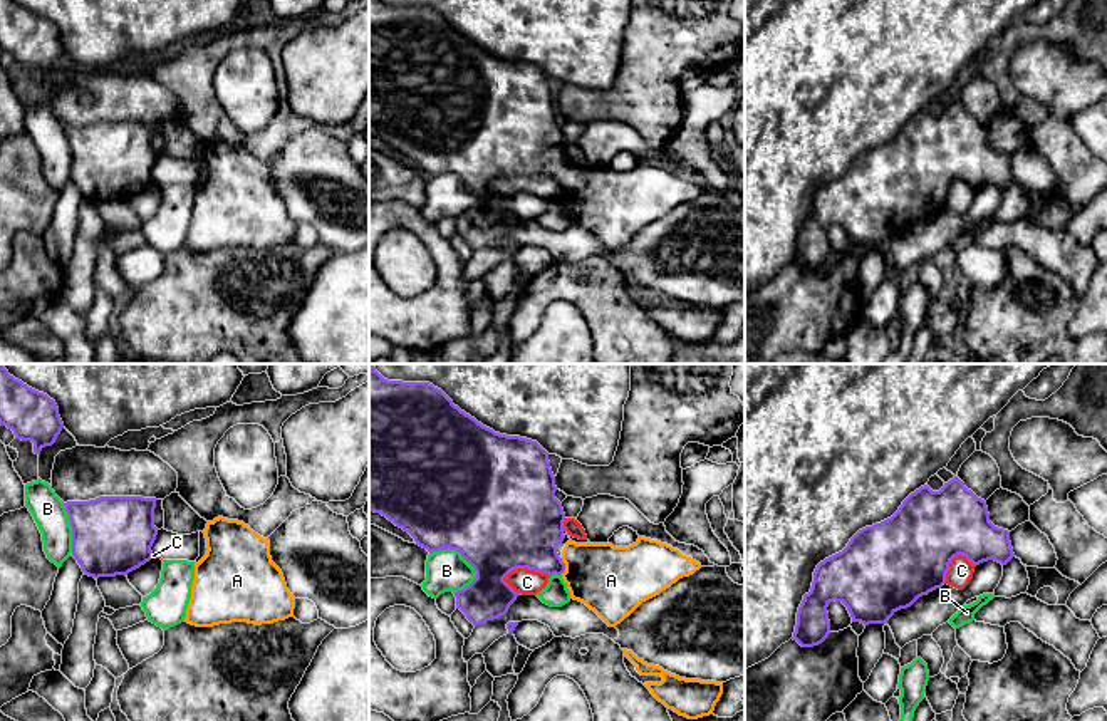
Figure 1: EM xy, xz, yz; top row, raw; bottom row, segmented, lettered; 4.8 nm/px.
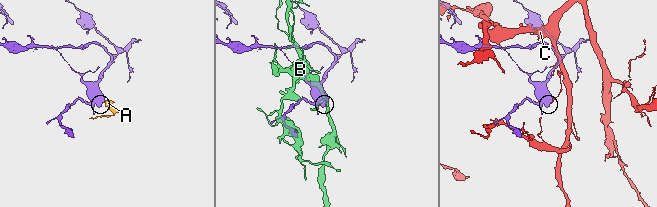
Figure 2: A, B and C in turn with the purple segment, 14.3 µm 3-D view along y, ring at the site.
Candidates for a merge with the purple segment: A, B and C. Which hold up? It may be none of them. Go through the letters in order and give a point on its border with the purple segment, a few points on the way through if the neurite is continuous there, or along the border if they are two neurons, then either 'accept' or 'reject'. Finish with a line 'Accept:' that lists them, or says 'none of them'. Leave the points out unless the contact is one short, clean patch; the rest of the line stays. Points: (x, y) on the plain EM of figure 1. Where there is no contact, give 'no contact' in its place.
A: meets purple in xz at (564, 190); runs through xz (524, 156), (564, 190), (582, 190), (611, 205); accept
B: meets purple in xz at (457, 175); reject
C: meets purple in xz at (525, 191); reject
Accept: A

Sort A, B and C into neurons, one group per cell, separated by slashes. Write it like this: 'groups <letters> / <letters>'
groups A / B / C

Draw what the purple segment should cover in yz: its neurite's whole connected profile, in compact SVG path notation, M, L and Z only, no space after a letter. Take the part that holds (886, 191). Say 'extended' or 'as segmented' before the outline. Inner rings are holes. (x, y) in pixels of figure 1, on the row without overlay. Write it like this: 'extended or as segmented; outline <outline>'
as segmented; outline M954 101L939 116L928 109L911 117L887 144L859 154L847 171L820 186L813 206L797 236L793 265L802 272L822 268L830 258L827 231L842 226L852 246L887 248L901 233L941 213L954 181L966 181L974 191L995 184L1006 189L1013 181L1010 156L990 146L986 126Z

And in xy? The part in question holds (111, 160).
as segmented; outline M99 121L64 131L72 153L72 181L86 200L127 200L153 183L156 122Z

